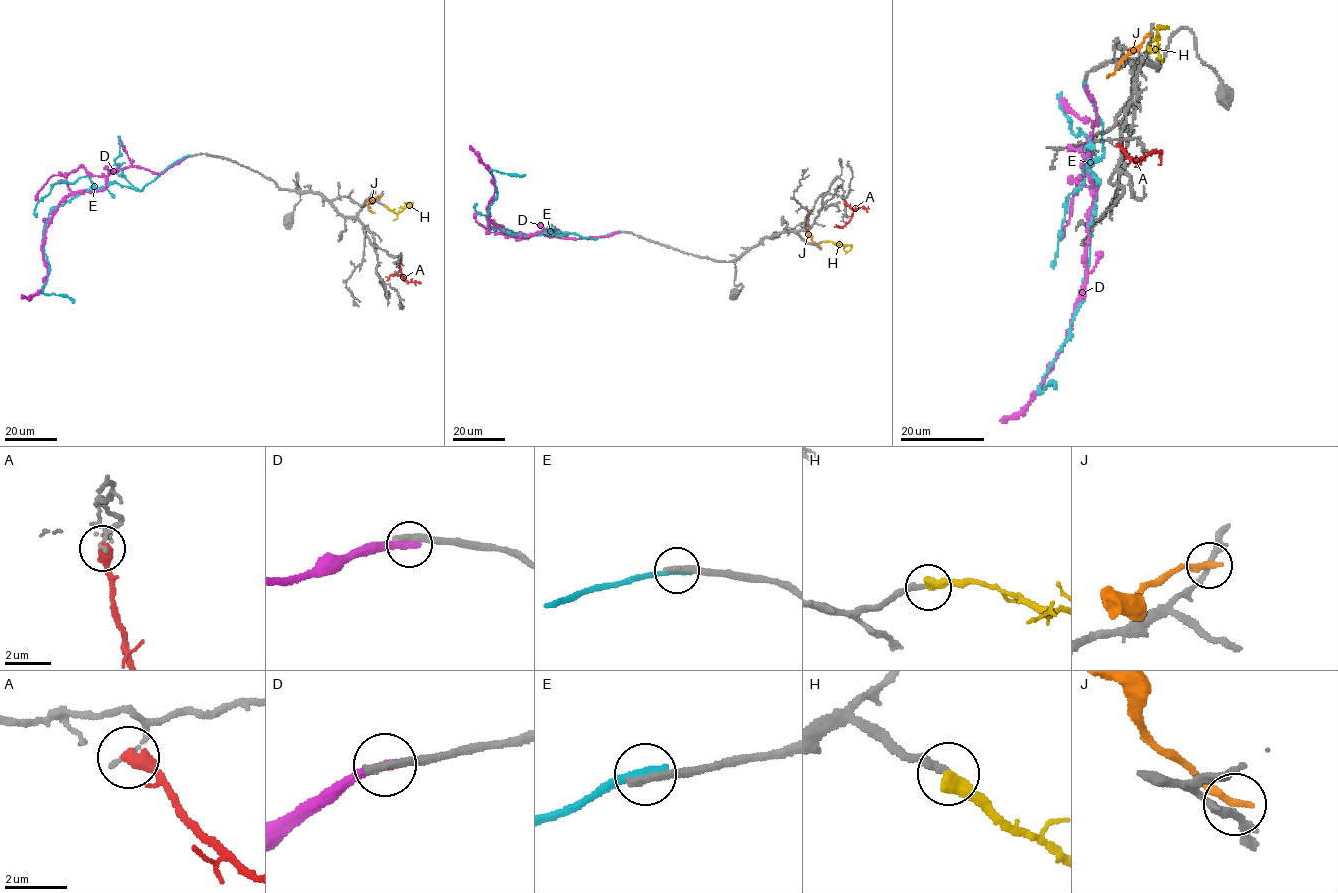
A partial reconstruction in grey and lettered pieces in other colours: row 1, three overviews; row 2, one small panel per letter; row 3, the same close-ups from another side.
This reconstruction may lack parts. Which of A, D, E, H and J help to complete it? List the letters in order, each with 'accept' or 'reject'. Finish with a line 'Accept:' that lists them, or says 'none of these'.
A: reject
D: reject
E: reject
H: accept
J: reject
Accept: H

